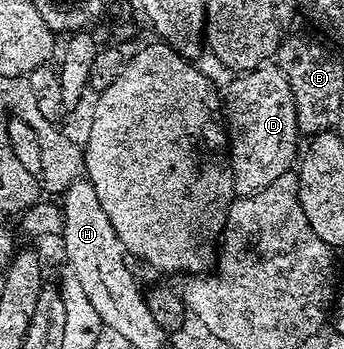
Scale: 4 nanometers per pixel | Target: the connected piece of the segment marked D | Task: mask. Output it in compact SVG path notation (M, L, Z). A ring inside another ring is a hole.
M263 65L233 76L230 88L224 91L224 126L228 132L228 154L232 169L232 185L235 196L255 195L260 193L280 173L291 170L300 155L300 132L296 117L296 101L292 95L292 85L288 77L277 65Z

